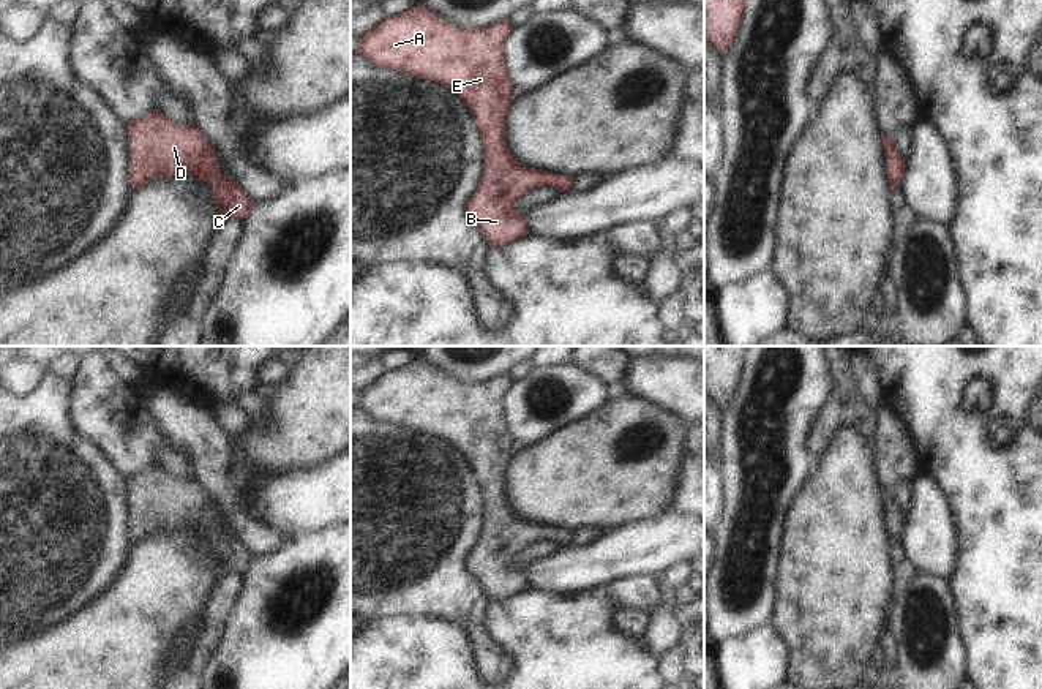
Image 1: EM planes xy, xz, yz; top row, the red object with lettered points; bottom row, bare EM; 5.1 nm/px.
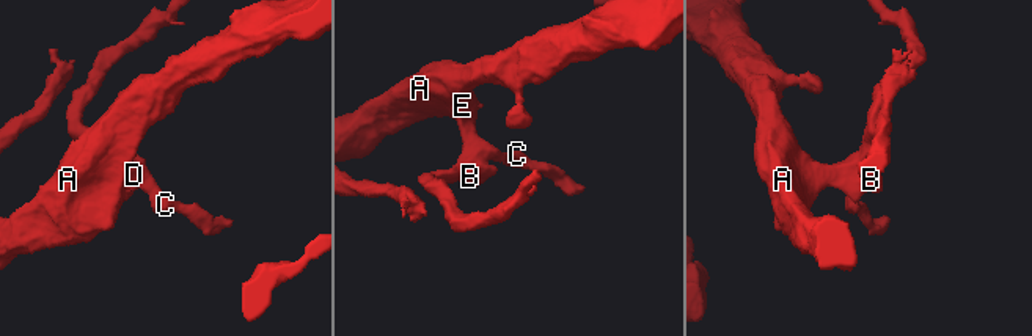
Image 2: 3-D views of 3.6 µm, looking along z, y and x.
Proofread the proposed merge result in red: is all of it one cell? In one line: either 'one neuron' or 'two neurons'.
one neuron

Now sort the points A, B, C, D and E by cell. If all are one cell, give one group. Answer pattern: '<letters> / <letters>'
A B C D E

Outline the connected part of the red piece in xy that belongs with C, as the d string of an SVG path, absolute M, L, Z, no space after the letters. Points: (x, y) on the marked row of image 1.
M161 111L126 123L128 179L131 190L156 179L183 172L212 182L212 198L221 218L243 220L254 201L227 175L219 172L218 155L196 126L174 123Z

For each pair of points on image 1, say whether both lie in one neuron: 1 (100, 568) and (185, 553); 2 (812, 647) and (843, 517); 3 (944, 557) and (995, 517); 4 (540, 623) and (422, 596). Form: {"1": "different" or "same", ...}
{"1": "different", "2": "same", "3": "different", "4": "different"}

